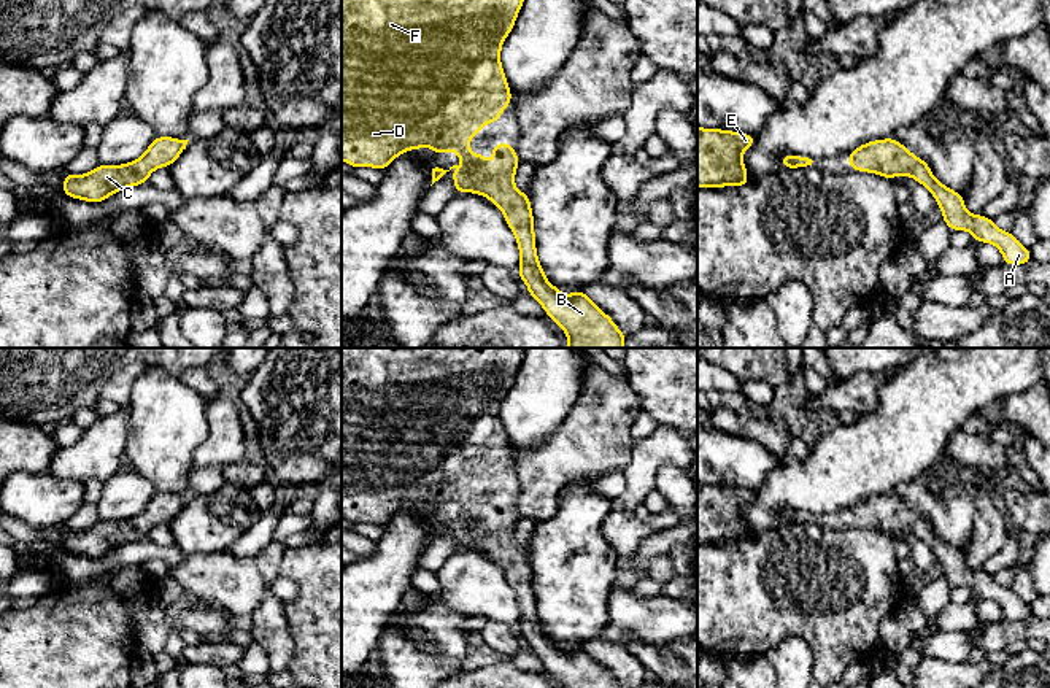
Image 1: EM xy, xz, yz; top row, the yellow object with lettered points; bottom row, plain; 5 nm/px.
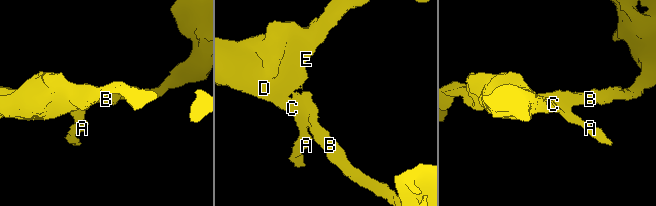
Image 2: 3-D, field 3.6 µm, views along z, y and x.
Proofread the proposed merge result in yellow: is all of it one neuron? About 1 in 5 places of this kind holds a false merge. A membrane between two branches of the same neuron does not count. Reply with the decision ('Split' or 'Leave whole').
Leave whole

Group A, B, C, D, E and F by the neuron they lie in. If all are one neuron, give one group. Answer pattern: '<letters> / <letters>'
A B C D E F

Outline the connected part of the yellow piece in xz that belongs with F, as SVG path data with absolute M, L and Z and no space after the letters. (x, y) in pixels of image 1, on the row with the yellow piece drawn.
M342 0L342 160L351 167L373 167L384 170L392 164L392 160L410 149L432 148L437 157L443 151L457 153L461 156L461 164L453 165L448 170L432 168L432 184L438 181L446 172L453 173L456 194L473 192L483 197L488 197L496 207L502 210L502 215L516 237L519 249L519 270L518 276L527 284L529 296L534 297L545 310L545 313L564 329L564 334L569 338L567 348L624 348L626 337L620 332L620 327L613 319L605 315L581 289L569 296L562 294L556 286L553 286L543 272L543 267L537 257L535 248L535 232L534 232L534 215L531 208L531 200L527 192L519 192L515 187L515 173L519 165L518 154L510 143L494 143L491 156L496 159L489 164L484 159L483 153L472 153L469 141L480 132L486 124L494 124L500 116L505 106L511 105L511 91L507 83L507 76L500 65L500 48L515 27L516 16L523 6L524 0Z

